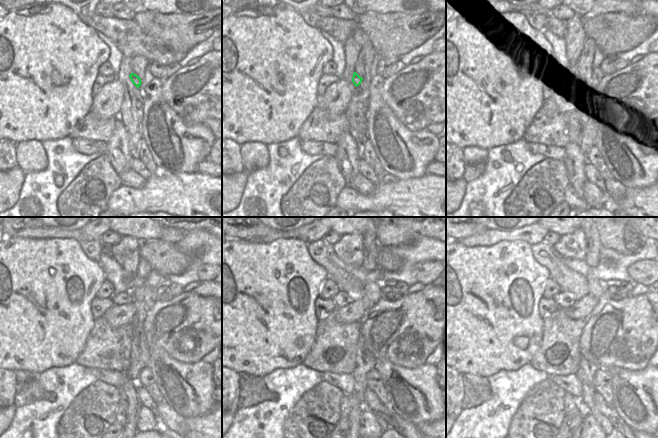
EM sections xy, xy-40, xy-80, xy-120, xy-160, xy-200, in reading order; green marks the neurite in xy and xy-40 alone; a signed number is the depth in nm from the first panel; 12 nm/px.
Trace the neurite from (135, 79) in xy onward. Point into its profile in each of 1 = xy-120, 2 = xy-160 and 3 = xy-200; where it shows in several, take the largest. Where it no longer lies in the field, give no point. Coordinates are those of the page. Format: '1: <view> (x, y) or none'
1: xy-120 (125, 297)
2: xy-160 (341, 299)
3: xy-200 (564, 300)

